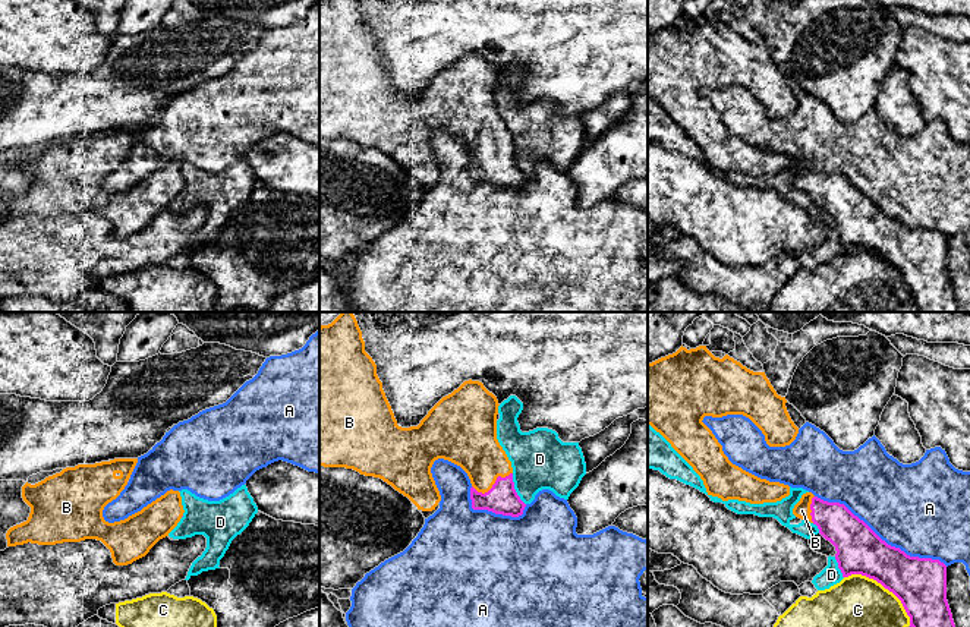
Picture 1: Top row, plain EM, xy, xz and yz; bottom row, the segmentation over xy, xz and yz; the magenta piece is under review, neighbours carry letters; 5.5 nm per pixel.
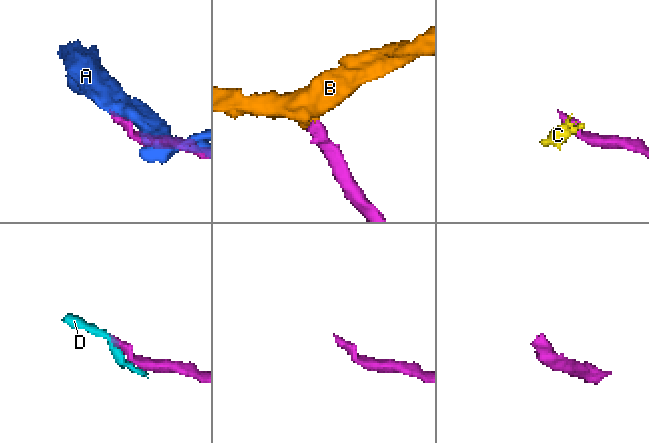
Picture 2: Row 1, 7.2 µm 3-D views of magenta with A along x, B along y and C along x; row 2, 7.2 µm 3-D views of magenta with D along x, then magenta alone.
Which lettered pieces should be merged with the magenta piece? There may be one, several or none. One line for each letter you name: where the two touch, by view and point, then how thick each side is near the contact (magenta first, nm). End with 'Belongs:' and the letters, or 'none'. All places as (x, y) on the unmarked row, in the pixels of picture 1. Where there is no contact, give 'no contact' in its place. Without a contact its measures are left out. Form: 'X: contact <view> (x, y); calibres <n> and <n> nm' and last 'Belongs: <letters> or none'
B: contact xz (493, 157); calibres 170 and 260 nm
Belongs: B

